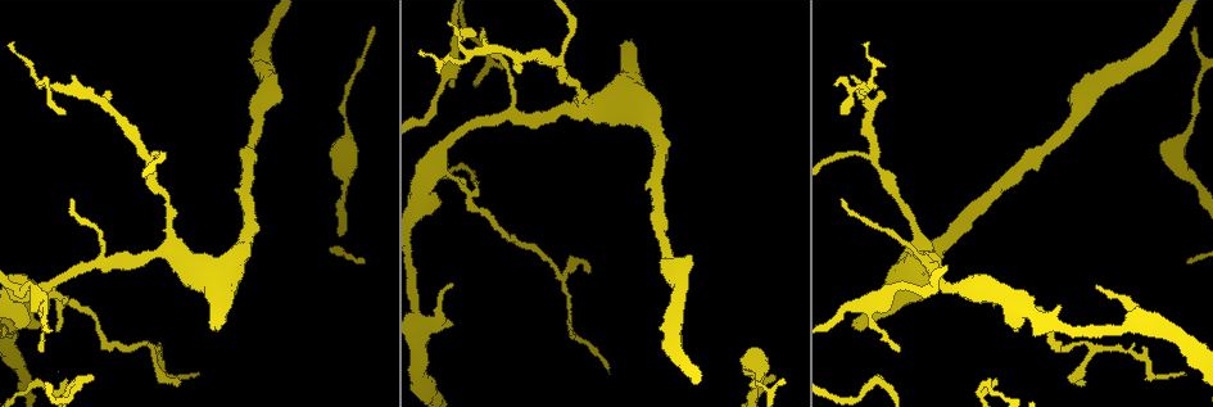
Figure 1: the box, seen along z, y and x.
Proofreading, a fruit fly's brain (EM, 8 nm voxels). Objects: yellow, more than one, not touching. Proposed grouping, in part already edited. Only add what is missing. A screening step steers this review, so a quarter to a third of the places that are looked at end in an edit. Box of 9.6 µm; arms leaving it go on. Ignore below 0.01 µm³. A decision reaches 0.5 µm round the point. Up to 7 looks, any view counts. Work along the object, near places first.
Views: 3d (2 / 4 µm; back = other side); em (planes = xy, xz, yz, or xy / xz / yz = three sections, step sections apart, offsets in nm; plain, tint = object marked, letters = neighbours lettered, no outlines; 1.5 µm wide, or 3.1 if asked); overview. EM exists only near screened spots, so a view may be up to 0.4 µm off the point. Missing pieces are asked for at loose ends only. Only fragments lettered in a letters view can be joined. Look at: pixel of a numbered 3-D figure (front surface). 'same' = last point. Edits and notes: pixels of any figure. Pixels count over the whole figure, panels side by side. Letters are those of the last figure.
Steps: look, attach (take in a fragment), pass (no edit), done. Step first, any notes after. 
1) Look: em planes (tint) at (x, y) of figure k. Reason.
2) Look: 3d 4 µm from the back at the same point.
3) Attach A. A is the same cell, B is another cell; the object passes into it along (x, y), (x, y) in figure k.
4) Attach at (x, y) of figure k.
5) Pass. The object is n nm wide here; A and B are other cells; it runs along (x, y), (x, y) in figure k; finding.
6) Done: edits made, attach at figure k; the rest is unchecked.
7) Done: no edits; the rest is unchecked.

Look: em planes (letters) at (848, 110) of figure 1. Thin end.

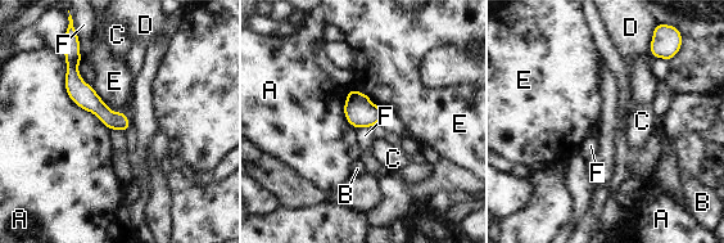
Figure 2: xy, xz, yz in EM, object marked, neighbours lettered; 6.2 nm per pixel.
Pass. A, B, C, D, E and F are other cells; a border runs along (78, 41), (78, 53), (82, 58) in figure 2; no lettered fragment goes on from it.

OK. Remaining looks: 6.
Look: 3d 2 µm at (630, 40) of figure 1. Branch stops here.

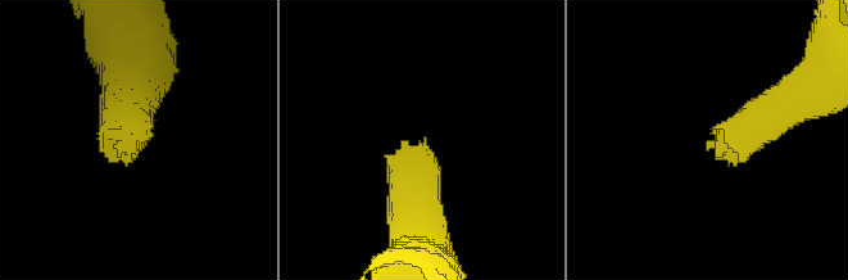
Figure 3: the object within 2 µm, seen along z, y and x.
Look: em planes (plain) at (426, 139) of figure 3.

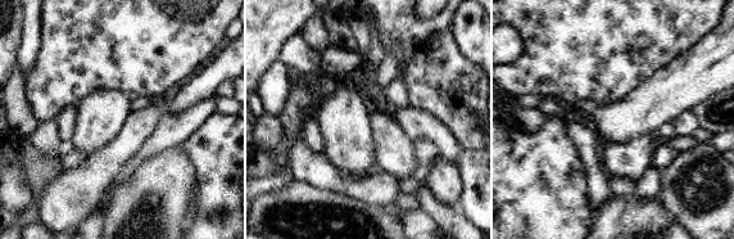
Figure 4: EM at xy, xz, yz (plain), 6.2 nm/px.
Look: em planes (letters) at the same point. See the neighbours.

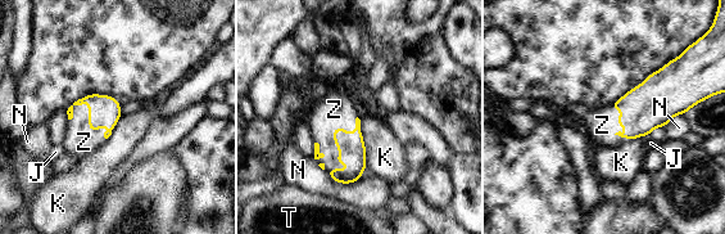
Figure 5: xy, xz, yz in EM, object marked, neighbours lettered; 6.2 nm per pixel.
Attach Z. Z is the same cell, J, K, N and T are other cells; the object passes into it along (352, 147), (335, 145), (334, 109) in figure 5; the cell continues.

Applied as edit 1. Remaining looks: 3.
Look: overview.

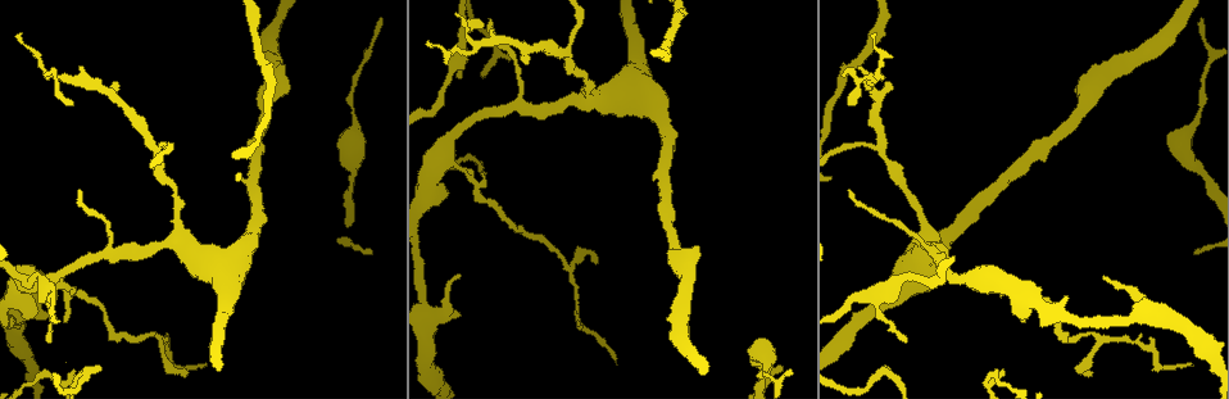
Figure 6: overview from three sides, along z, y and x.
Look: em planes (letters) at (207, 364) of figure 6. An open end.

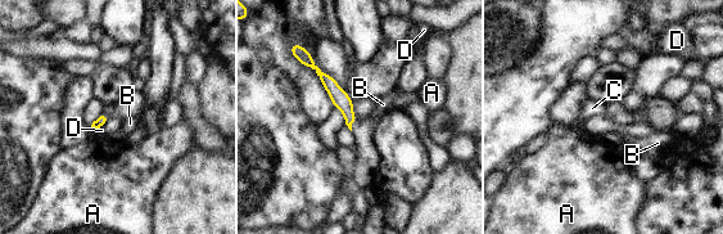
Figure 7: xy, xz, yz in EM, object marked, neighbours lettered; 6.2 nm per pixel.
Pass. A, B, C and D are other cells; a border runs along (352, 104), (352, 112), (357, 118) in figure 7; no lettered fragment goes on from it.

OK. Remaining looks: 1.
Done: edits made, attach at figure 5; the rest is unchecked.

